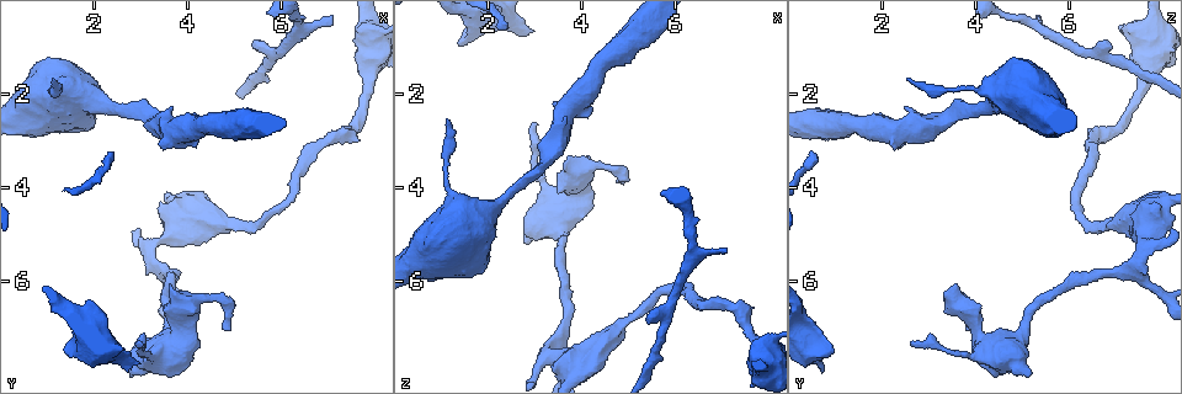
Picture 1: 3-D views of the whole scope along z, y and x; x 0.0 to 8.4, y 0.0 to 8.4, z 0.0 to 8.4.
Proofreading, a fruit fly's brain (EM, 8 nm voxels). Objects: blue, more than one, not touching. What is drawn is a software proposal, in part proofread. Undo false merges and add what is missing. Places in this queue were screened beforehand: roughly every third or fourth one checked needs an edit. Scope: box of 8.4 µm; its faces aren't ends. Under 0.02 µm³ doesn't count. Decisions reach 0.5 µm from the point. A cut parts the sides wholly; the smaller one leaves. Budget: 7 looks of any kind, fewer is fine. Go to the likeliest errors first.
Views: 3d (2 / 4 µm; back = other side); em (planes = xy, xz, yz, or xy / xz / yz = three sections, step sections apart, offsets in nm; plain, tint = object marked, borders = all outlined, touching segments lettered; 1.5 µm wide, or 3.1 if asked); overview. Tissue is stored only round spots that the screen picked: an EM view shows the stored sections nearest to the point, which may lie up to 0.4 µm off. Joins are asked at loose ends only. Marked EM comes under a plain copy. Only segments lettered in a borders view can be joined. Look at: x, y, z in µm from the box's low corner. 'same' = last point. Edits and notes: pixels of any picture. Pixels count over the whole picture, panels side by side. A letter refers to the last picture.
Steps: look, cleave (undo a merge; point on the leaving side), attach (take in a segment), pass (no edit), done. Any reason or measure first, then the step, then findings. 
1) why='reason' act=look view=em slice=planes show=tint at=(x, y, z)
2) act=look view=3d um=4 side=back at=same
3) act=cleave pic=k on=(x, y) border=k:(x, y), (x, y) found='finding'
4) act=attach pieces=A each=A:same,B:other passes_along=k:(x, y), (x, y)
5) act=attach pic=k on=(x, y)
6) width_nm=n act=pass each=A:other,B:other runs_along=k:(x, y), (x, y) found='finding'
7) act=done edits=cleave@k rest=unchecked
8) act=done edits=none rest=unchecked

why='free end' act=look view=3d um=2 side=back at=(2.95, 7.80, 0.70)

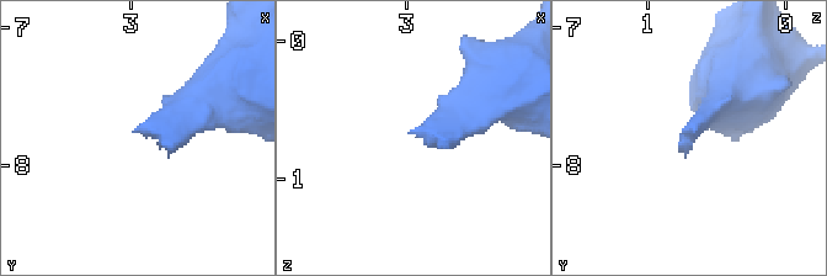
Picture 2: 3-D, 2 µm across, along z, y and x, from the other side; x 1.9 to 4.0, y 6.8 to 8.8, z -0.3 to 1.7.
why='now the EM' act=look view=em slice=planes show=borders at=(2.94, 7.74, 0.64)

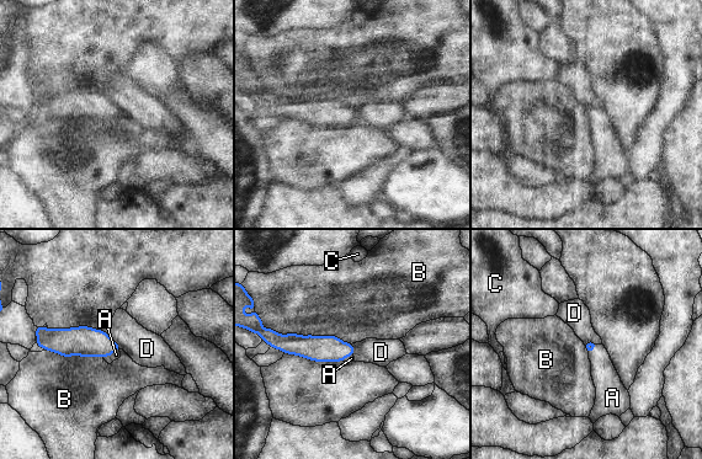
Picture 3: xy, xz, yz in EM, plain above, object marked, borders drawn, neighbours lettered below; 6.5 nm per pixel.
longest_contact=B:550nm act=attach pieces=A each=A:same,B:other,C:other,D:other found='the cell continues'

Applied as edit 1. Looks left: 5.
why='an open end' act=look view=em slice=planes show=borders at=(5.40, 0.95, 6.85)

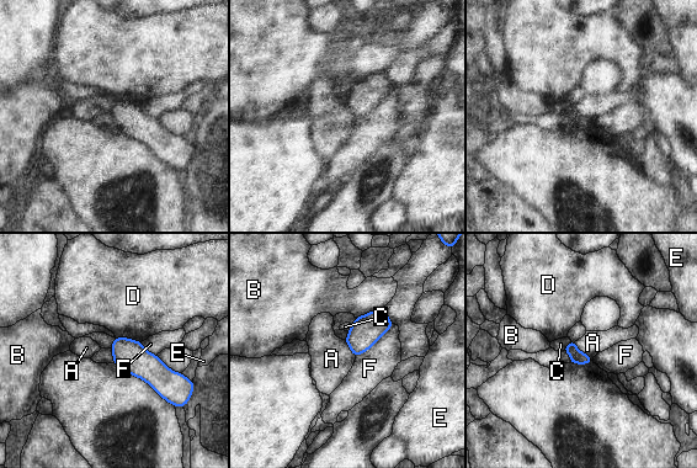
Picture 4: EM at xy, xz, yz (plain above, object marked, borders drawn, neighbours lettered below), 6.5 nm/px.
act=pass each=A:other,B:other,C:other,D:other,E:other,F:other border=4:(574, 341), (579, 350), (592, 359) found='none of them fits'

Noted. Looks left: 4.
why='thin end' act=look view=3d um=2 at=(1.20, 1.75, 2.55)

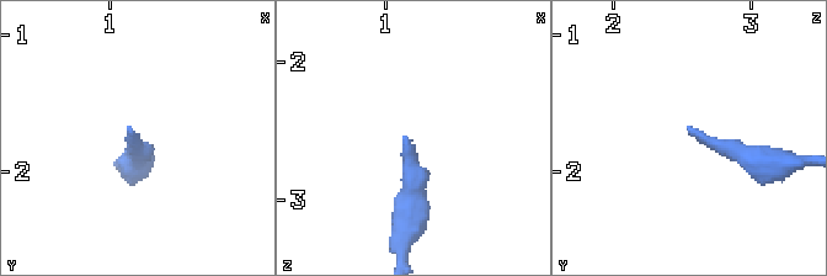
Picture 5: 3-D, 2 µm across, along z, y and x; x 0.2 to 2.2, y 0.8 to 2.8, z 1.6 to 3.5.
why='shape alone is not enough' act=look view=em slice=planes show=tint at=(1.14, 1.72, 2.56)

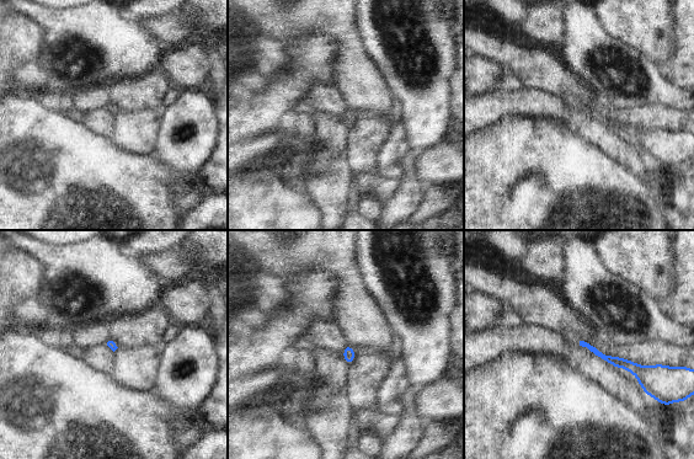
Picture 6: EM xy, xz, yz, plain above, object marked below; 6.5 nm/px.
act=look view=em slice=planes show=borders at=same

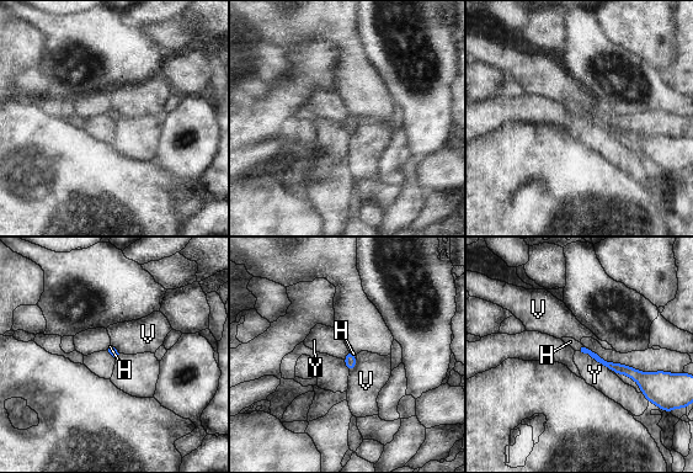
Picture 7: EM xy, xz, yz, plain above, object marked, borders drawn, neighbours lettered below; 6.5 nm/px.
act=attach pieces=H each=H:same,V:other,Y:other passes_along=7:(614, 367), (581, 349), (570, 341) found='the cell continues'

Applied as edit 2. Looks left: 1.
act=done edits=attach@3,attach@7 rest=unchecked

